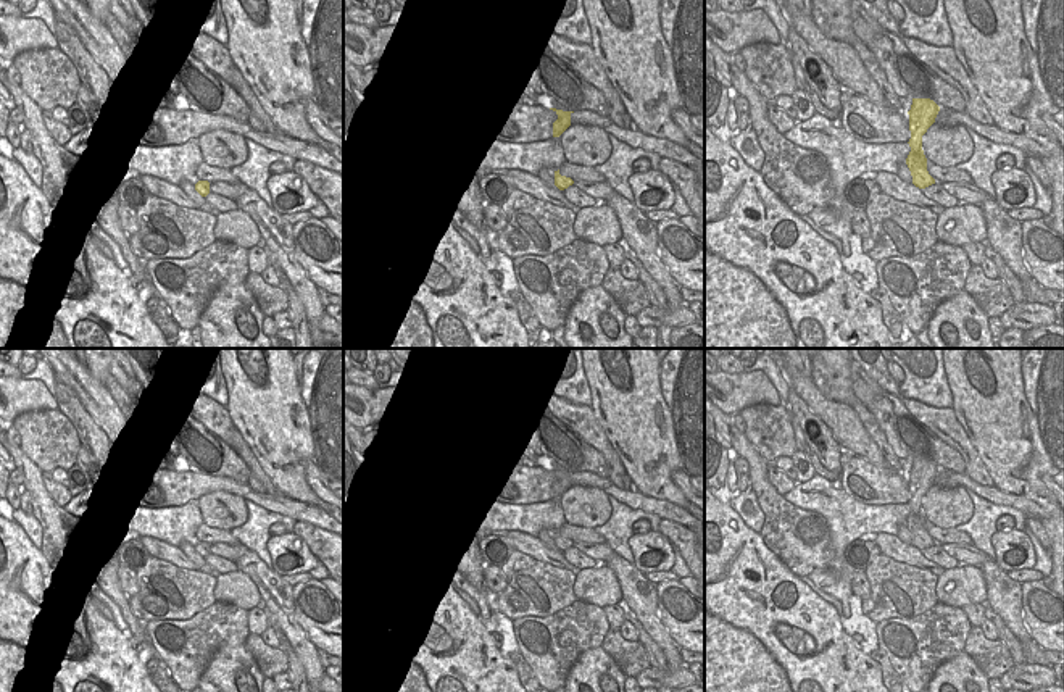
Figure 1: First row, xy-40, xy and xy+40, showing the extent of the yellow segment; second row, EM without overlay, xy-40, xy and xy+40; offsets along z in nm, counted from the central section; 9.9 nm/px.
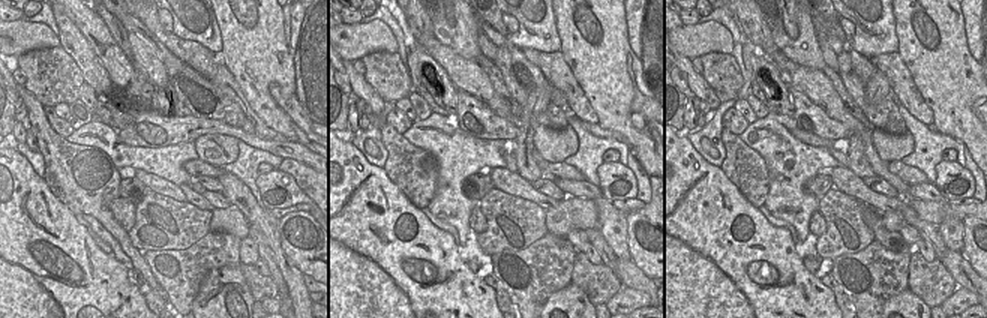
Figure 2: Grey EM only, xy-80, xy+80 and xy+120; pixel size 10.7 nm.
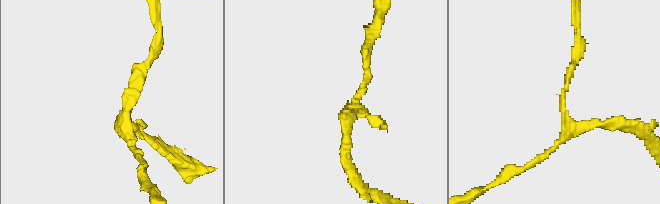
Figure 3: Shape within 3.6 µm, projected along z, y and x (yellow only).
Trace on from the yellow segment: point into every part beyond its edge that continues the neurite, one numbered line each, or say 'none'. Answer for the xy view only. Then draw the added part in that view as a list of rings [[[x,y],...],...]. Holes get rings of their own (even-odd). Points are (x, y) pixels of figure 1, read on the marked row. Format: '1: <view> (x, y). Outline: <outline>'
none

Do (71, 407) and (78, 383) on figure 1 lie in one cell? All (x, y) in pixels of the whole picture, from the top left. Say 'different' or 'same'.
different

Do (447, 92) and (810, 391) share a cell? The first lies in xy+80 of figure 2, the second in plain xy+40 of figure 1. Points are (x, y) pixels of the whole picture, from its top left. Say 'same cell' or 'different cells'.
different cells

